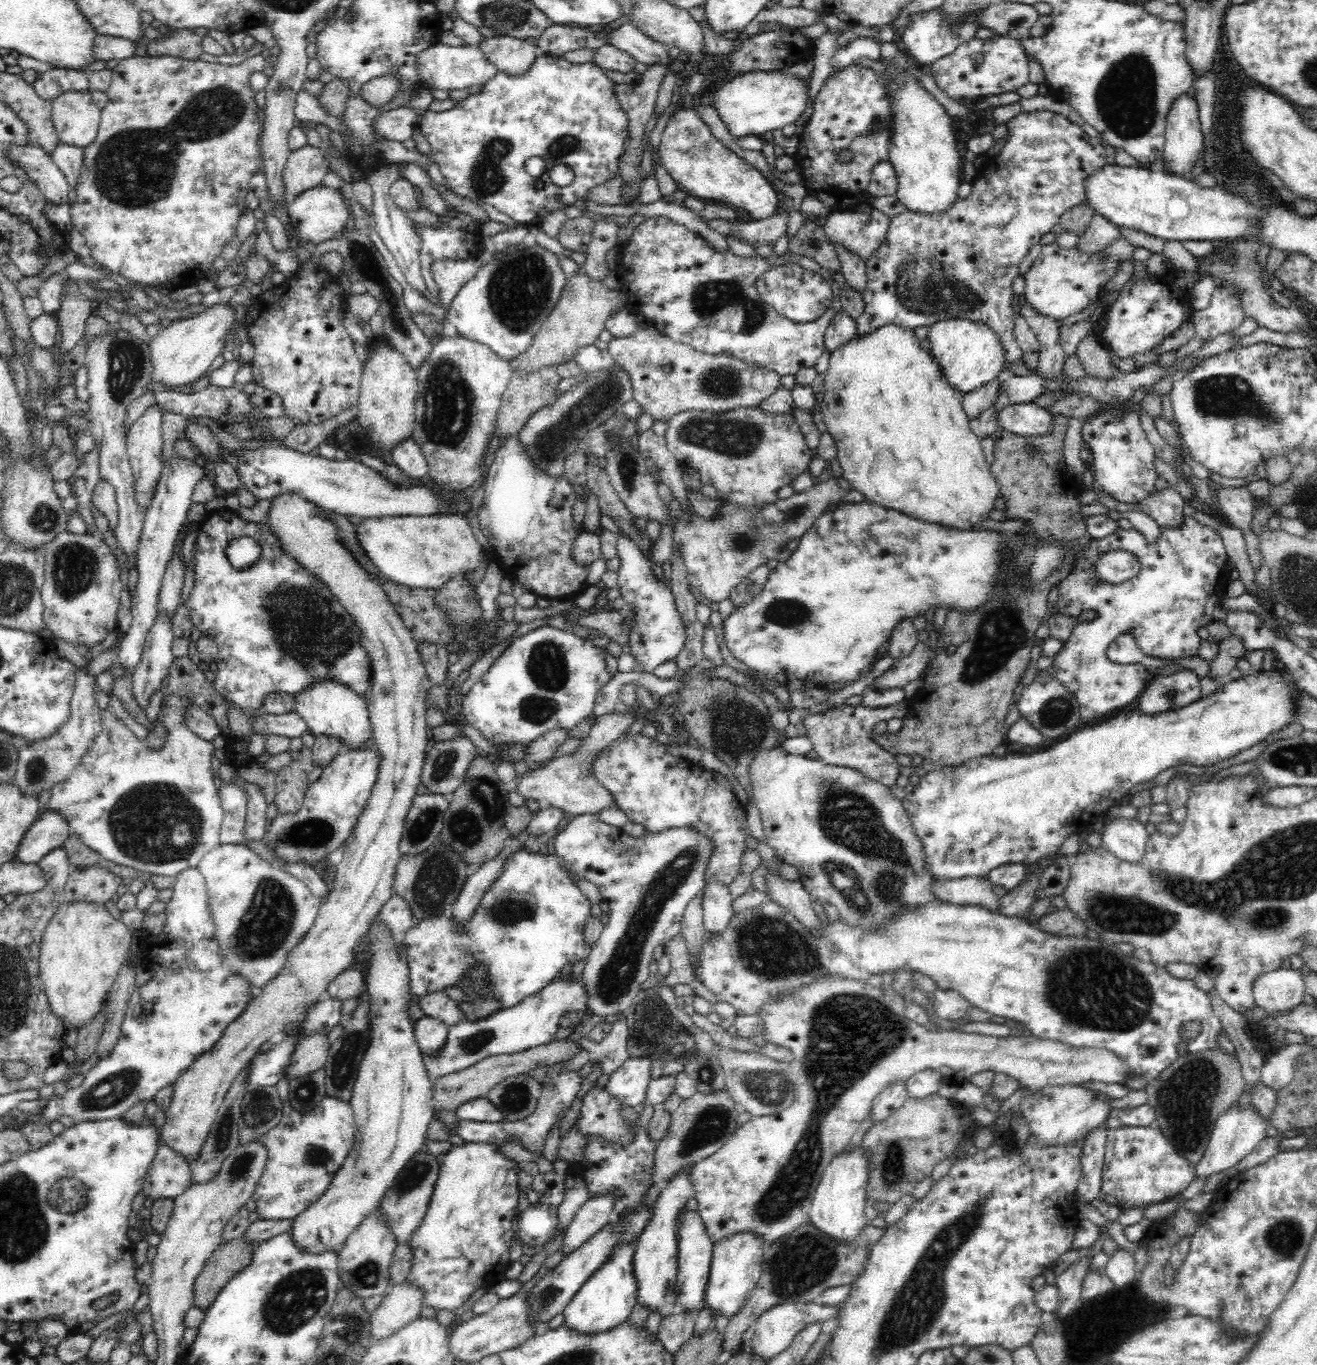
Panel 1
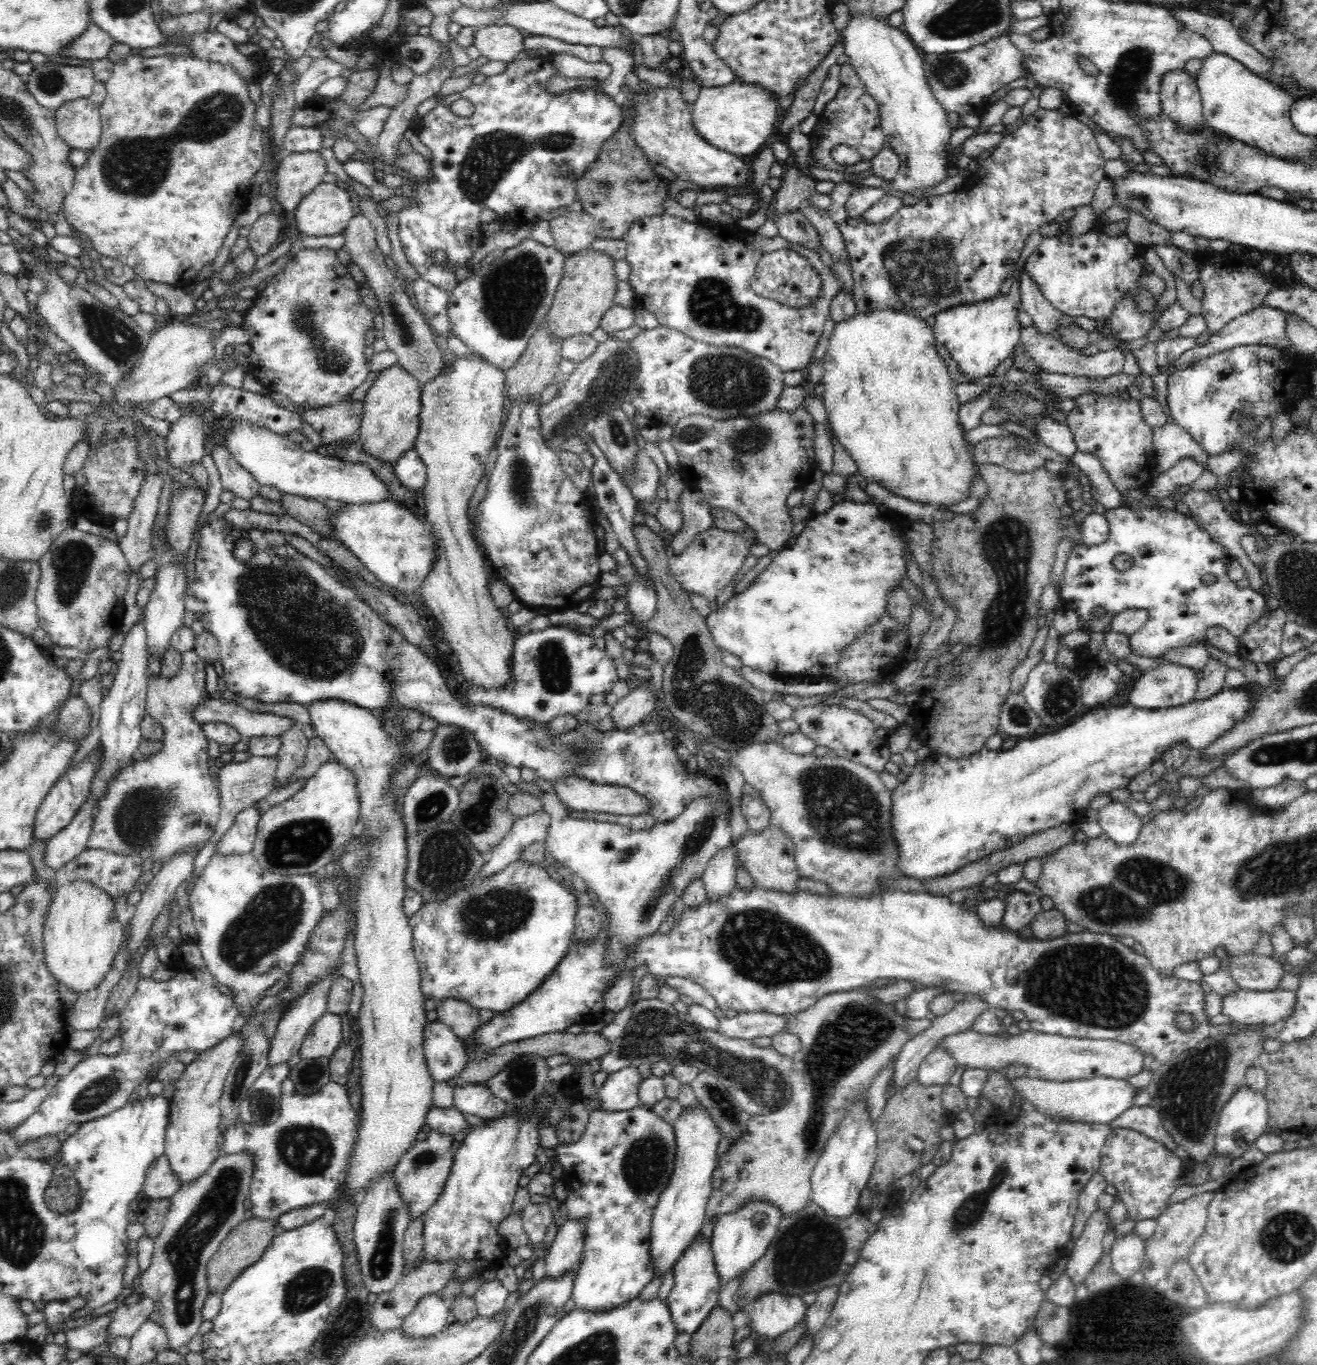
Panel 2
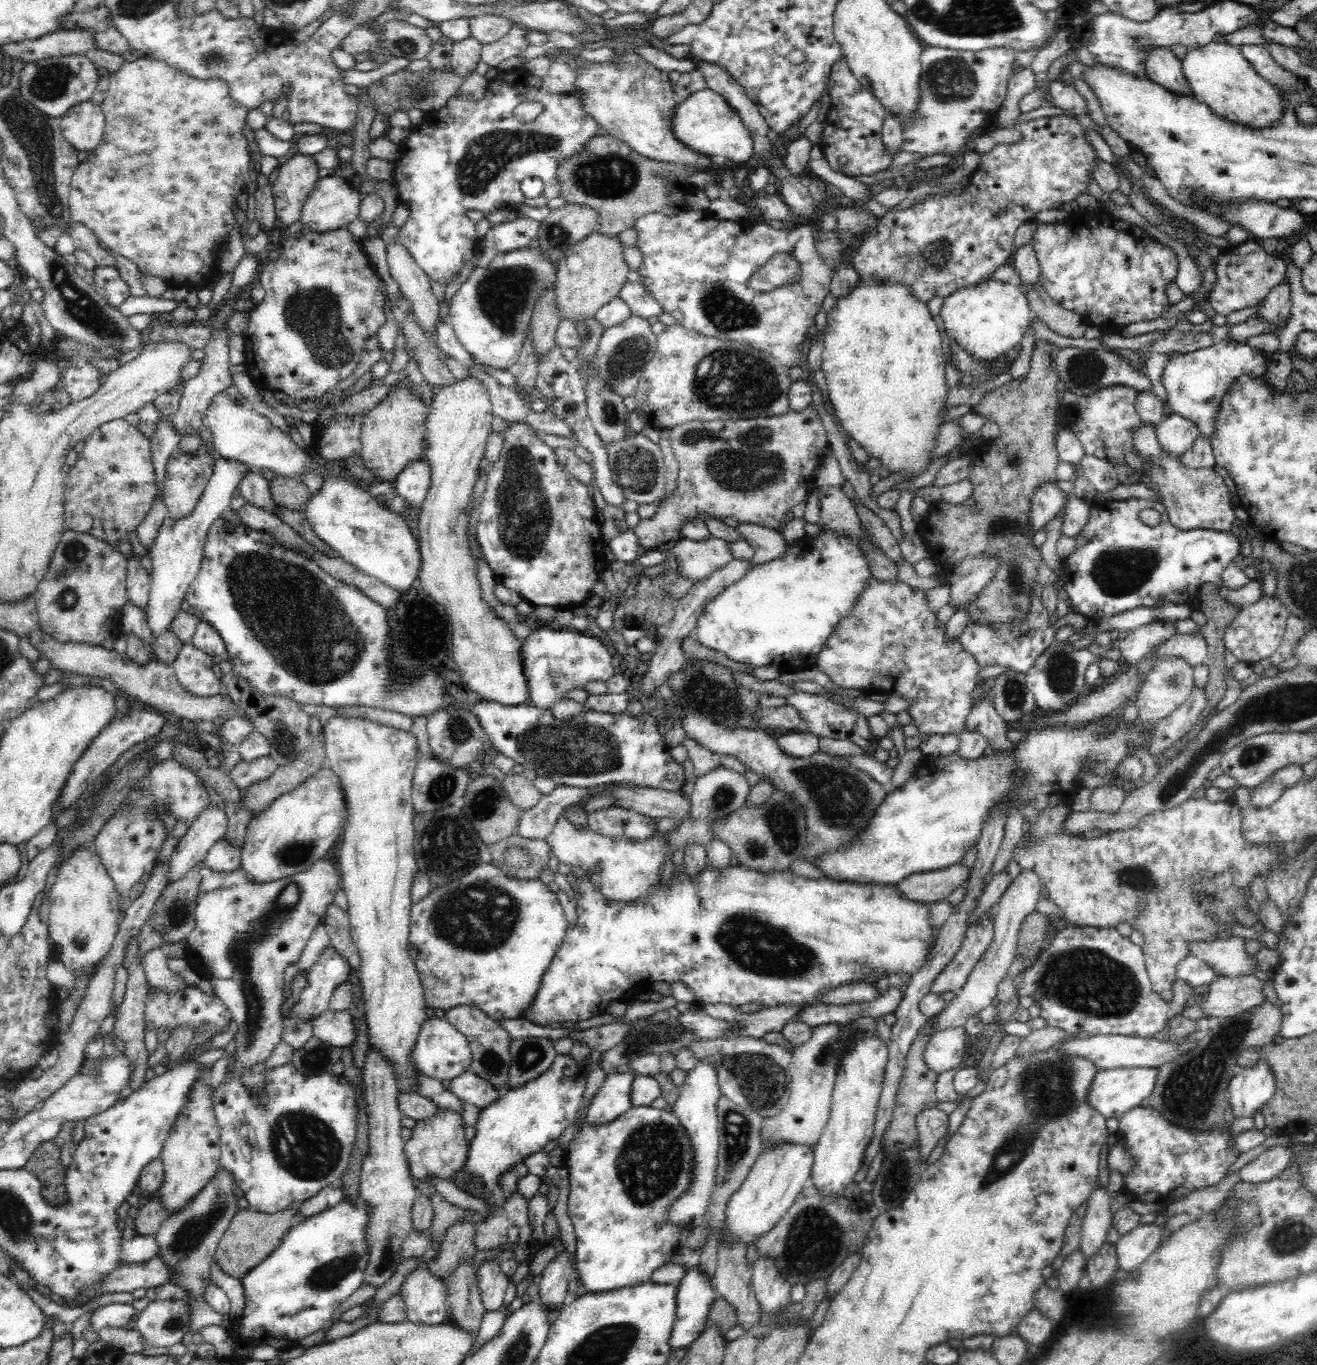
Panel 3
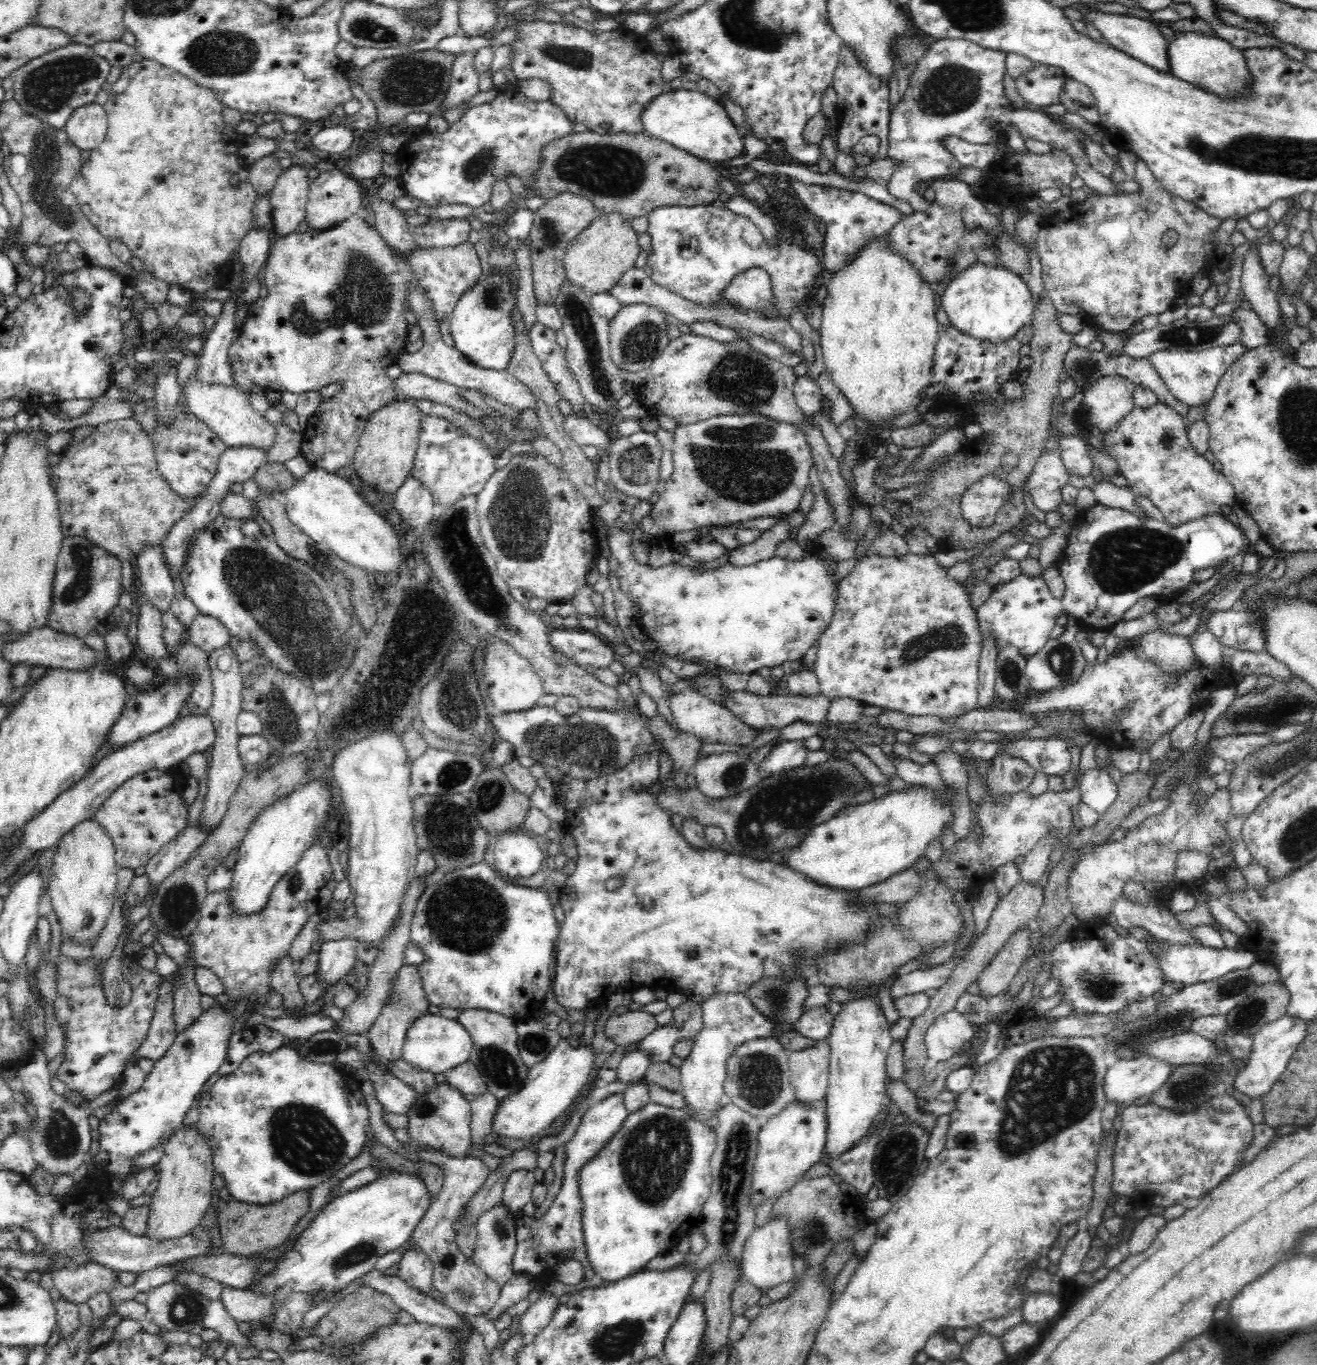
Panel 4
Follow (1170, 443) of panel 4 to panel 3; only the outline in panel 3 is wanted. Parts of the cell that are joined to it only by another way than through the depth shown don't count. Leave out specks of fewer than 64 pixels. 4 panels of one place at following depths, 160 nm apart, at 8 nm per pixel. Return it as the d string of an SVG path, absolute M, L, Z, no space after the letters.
M1144 424L1134 434L1136 454L1152 460L1154 468L1149 472L1140 472L1140 479L1151 482L1152 489L1164 496L1163 506L1167 510L1170 522L1180 530L1214 530L1218 533L1231 533L1232 527L1239 523L1234 514L1234 505L1225 486L1224 474L1215 468L1190 469L1180 463L1180 459L1164 457L1156 439L1154 425Z

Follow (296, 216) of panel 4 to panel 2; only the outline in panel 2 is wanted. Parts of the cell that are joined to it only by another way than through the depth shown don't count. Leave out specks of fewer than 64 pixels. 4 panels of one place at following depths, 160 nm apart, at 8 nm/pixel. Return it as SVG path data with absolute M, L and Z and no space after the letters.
M318 151L285 153L277 167L277 200L284 210L294 212L298 202L314 190L326 174L326 163Z

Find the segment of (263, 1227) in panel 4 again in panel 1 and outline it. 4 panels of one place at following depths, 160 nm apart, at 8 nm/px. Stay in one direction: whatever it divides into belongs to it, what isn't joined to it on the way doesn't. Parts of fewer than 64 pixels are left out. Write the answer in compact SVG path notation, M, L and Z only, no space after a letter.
M241 1237L220 1245L206 1259L206 1264L192 1284L193 1307L199 1310L208 1309L218 1296L219 1290L250 1264L252 1252L250 1243L246 1243Z

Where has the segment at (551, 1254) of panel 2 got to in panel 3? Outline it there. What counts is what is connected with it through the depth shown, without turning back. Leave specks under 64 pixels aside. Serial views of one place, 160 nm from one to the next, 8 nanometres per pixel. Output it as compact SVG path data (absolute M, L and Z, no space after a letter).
M566 1249L557 1252L556 1256L548 1262L541 1272L539 1299L544 1307L556 1311L559 1305L563 1306L568 1292L568 1283L575 1278L574 1257Z

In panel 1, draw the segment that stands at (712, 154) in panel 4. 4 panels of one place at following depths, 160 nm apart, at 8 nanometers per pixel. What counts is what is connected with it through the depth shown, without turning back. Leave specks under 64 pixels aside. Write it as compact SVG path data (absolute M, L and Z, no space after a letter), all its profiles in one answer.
M786 69L747 71L746 73L737 74L718 89L714 96L714 100L716 100L714 107L719 112L722 122L726 125L731 136L754 134L754 136L761 137L768 130L778 130L780 132L786 124L795 124L810 103L808 80L800 79Z

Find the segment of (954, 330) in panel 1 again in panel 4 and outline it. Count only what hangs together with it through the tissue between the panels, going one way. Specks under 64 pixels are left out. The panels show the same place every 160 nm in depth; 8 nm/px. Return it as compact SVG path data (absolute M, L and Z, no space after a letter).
M984 263L963 270L947 284L941 308L958 332L992 344L1014 339L1024 325L1031 324L1035 309L1026 282L1002 265L992 267Z

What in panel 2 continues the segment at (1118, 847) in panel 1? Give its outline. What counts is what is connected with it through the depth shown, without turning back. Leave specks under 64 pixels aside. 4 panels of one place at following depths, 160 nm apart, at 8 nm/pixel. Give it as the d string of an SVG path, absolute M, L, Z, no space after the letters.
M1116 801L1099 810L1103 834L1116 846L1132 846L1138 842L1143 820L1124 803Z

